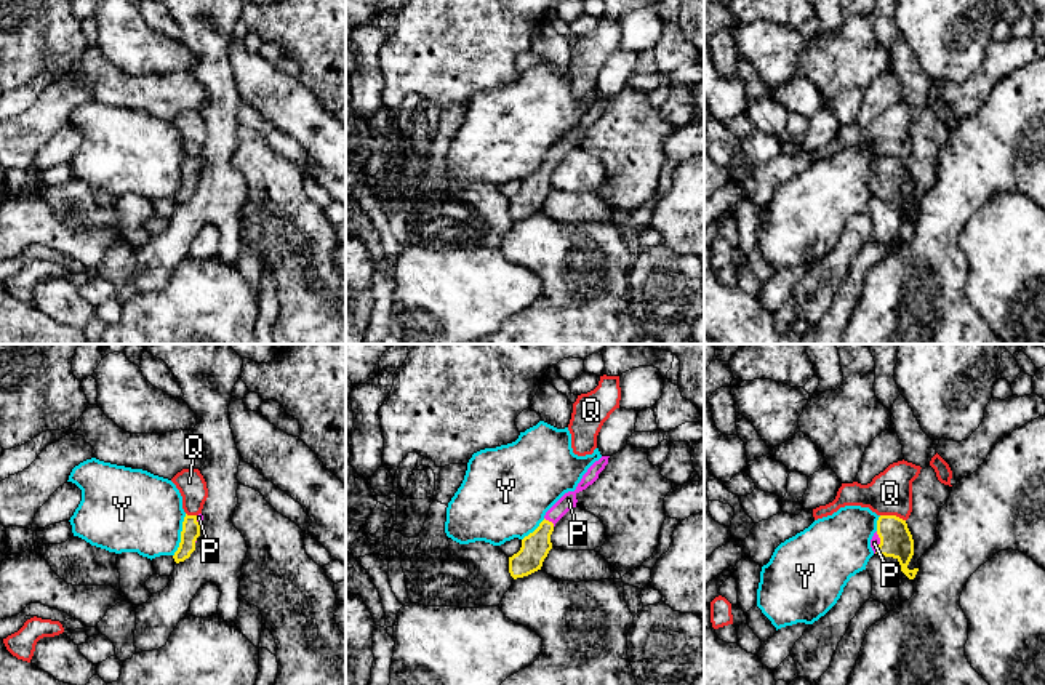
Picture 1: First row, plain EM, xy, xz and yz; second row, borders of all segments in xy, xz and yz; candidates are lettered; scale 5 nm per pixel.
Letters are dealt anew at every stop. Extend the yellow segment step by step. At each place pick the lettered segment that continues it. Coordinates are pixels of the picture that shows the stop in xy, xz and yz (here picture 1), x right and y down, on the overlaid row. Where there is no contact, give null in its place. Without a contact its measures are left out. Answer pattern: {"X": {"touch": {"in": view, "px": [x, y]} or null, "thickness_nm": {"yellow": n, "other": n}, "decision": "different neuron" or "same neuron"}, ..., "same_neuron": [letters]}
{"P": {"touch": {"in": "xz", "px": [548, 520]}, "thickness_nm": {"yellow": 140, "other": 80}, "decision": "same neuron"}, "Q": {"touch": {"in": "yz", "px": [893, 516]}, "thickness_nm": {"yellow": 160, "other": 220}, "decision": "different neuron"}, "Y": {"touch": {"in": "xy", "px": [181, 535]}, "thickness_nm": {"yellow": 100, "other": 400}, "decision": "different neuron"}, "same_neuron": ["P"]}

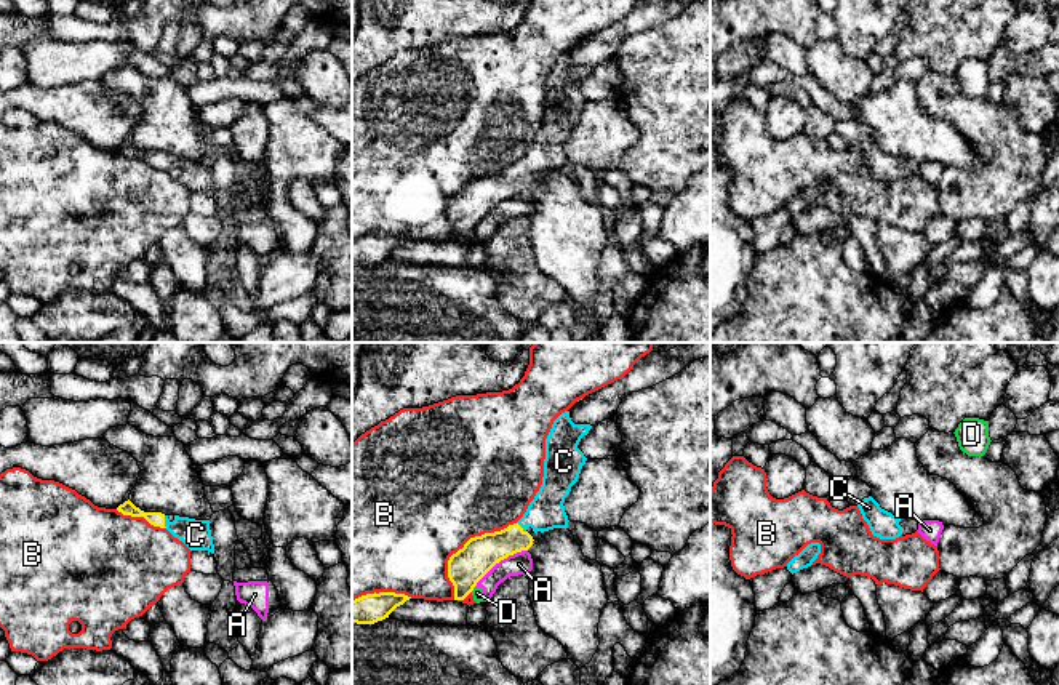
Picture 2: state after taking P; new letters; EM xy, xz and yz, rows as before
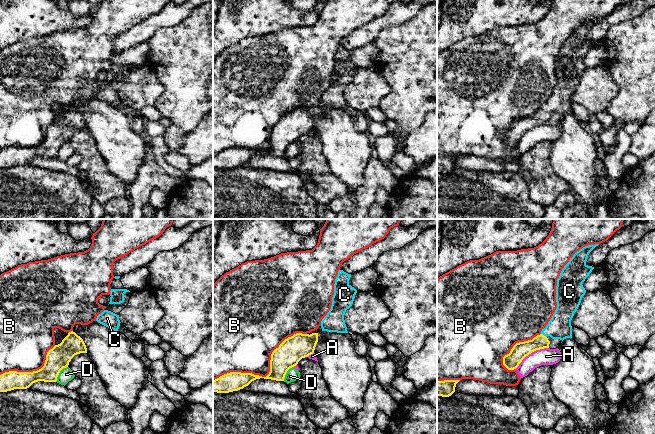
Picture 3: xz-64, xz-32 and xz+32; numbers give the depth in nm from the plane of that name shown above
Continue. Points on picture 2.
{"A": {"touch": {"in": "xz", "px": [501, 559]}, "thickness_nm": {"yellow": 180, "other": 110}, "decision": "different neuron"}, "B": {"touch": {"in": "xz", "px": [463, 548]}, "thickness_nm": {"yellow": 180, "other": 480}, "decision": "different neuron"}, "C": {"touch": {"in": "xy", "px": [163, 522]}, "thickness_nm": {"yellow": 80, "other": 150}, "decision": "same neuron"}, "D": {"touch": {"in": "xz", "px": [474, 586]}, "thickness_nm": {"yellow": 180, "other": 60}, "decision": "different neuron"}, "same_neuron": ["C"]}

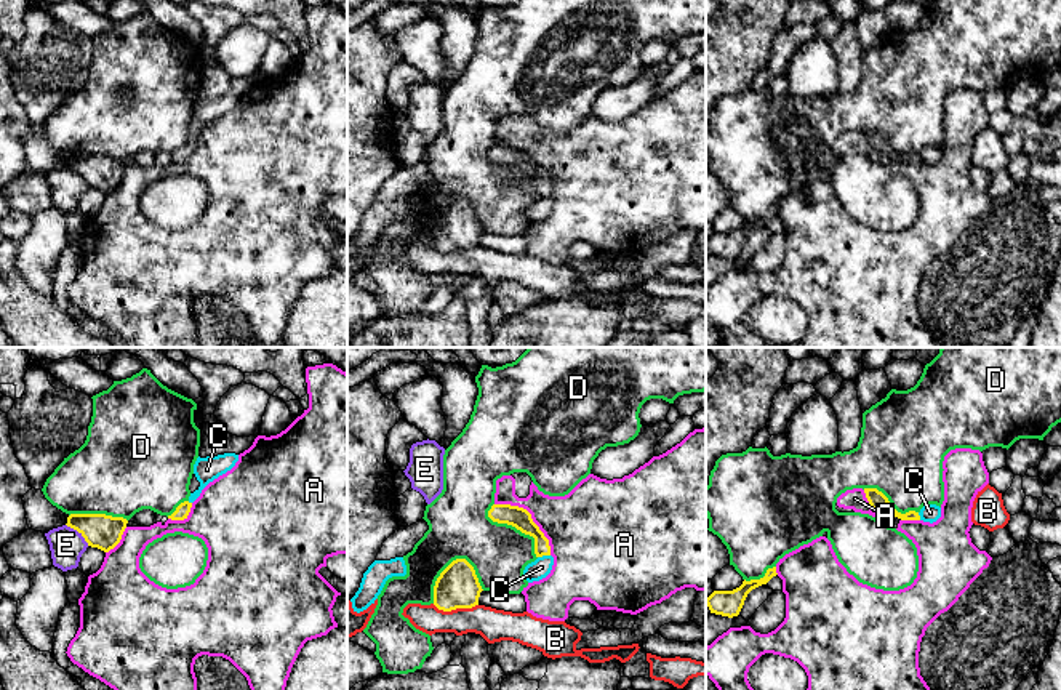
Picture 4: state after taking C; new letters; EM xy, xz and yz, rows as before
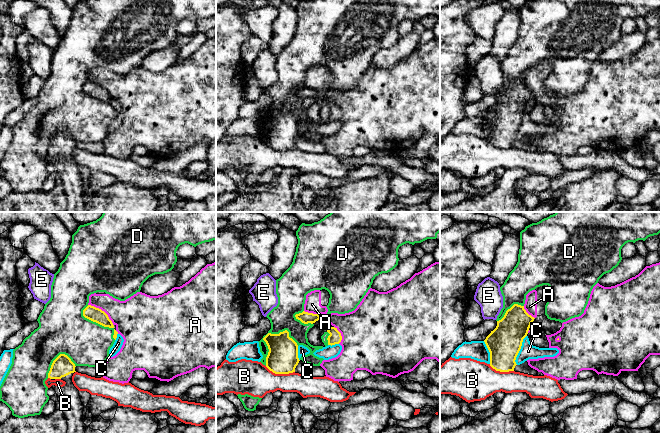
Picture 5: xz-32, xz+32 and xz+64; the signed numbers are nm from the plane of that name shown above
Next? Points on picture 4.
{"A": {"touch": {"in": "xz", "px": [530, 517]}, "thickness_nm": {"yellow": 110, "other": 340}, "decision": "different neuron"}, "B": {"touch": {"in": "xz", "px": [455, 609]}, "thickness_nm": {"yellow": 220, "other": 160}, "decision": "different neuron"}, "C": {"touch": {"in": "xz", "px": [543, 554]}, "thickness_nm": {"yellow": 110, "other": 100}, "decision": "different neuron"}, "D": {"touch": {"in": "xz", "px": [439, 577]}, "thickness_nm": {"yellow": 220, "other": 280}, "decision": "different neuron"}, "E": {"touch": {"in": "xy", "px": [79, 532]}, "thickness_nm": {"yellow": 180, "other": 170}, "decision": "different neuron"}, "same_neuron": []}

